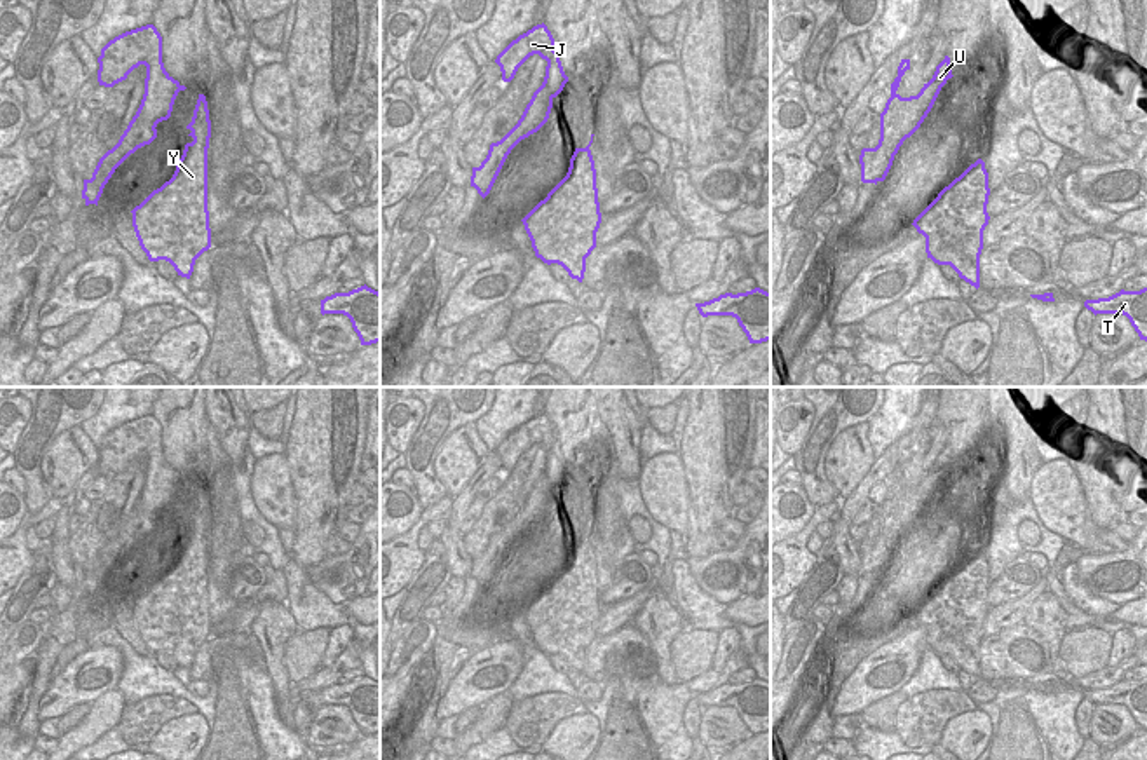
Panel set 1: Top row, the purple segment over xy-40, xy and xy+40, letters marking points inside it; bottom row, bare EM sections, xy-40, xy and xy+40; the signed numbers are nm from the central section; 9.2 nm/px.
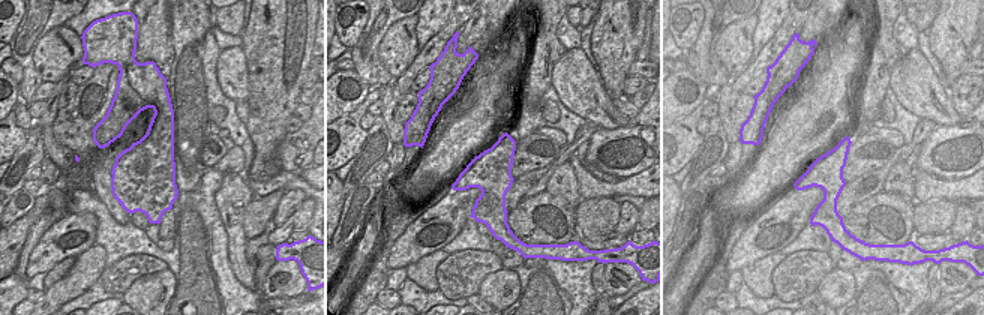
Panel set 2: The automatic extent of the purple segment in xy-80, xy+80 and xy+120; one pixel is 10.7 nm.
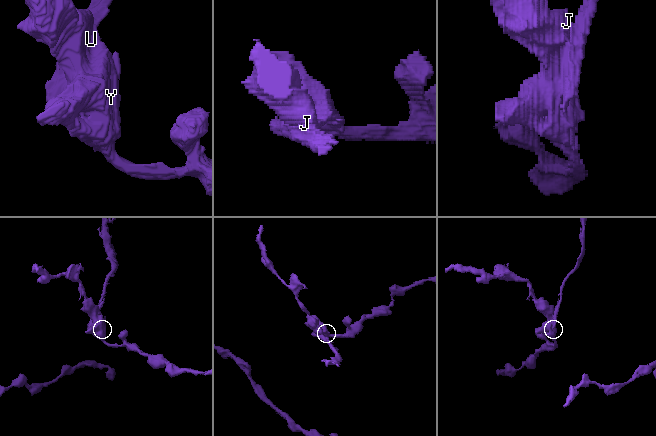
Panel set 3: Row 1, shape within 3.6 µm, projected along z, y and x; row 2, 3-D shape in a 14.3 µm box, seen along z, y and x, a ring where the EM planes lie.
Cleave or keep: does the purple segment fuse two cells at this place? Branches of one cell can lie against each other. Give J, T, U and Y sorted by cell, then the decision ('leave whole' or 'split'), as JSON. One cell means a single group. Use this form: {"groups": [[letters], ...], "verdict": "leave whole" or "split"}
{"groups": [["J", "T", "Y"], ["U"]], "verdict": "split"}

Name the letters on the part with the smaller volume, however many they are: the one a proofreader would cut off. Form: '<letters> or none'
U.

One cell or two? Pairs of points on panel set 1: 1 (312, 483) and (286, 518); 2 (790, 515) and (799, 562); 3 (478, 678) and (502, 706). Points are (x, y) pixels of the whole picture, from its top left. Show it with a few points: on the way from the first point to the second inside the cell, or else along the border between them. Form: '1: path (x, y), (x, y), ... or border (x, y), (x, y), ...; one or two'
1: border (288, 466), (295, 499), (293, 532); two
2: border (816, 508), (813, 516), (788, 537); two
3: border (506, 689), (494, 694), (481, 706); two

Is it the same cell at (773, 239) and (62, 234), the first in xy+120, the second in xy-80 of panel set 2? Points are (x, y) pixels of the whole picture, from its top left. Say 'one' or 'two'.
one

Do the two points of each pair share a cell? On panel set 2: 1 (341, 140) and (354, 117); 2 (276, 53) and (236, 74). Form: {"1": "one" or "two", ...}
{"1": "one", "2": "two"}

